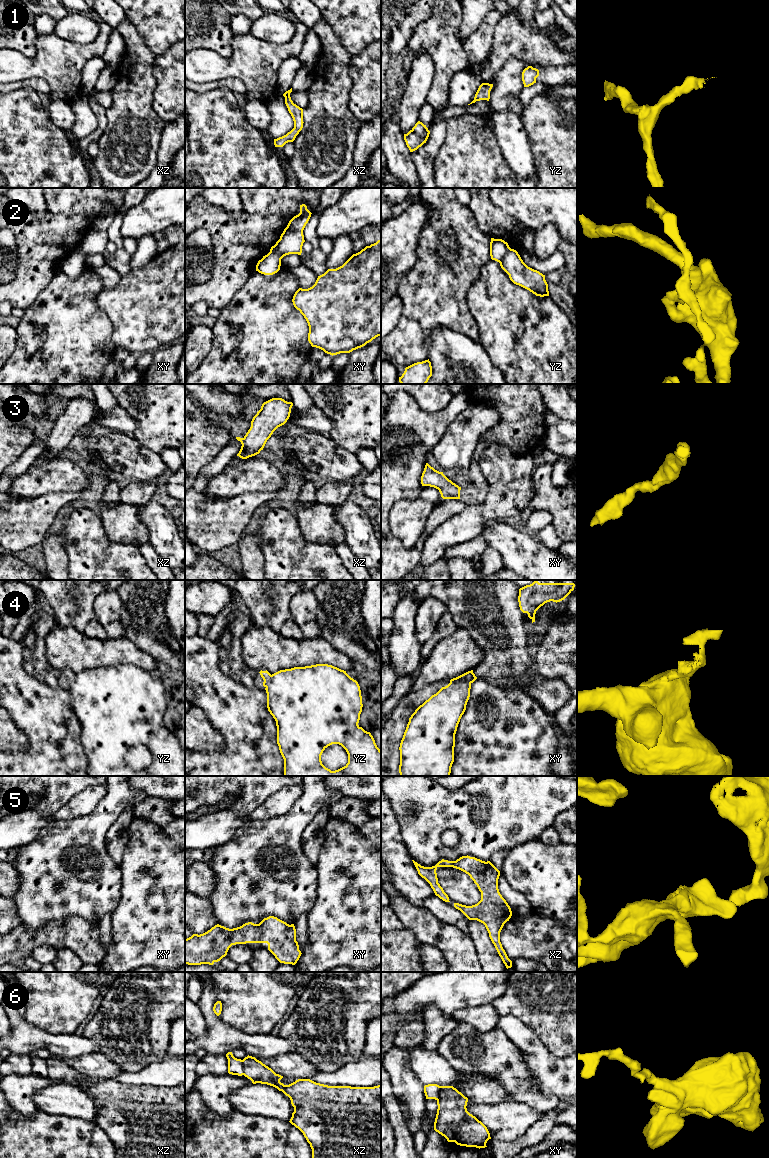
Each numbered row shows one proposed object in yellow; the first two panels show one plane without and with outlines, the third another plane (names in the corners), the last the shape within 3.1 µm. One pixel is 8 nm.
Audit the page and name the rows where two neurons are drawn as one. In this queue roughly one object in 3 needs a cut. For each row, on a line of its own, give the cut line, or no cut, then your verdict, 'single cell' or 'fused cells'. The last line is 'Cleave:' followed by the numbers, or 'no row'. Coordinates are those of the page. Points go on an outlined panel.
1: cut none; single cell
2: cut yz (510, 248), (499, 262); fused cells
3: cut none; single cell
4: cut xy (450, 681), (468, 681), (470, 683); fused cells
5: cut none; single cell
6: cut xz (241, 1060), (244, 1066), (244, 1074); fused cells
Cleave: 2, 4, 6

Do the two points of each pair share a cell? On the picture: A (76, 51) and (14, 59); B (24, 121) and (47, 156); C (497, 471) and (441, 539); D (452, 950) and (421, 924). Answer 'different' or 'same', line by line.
A: same
B: same
C: same
D: same

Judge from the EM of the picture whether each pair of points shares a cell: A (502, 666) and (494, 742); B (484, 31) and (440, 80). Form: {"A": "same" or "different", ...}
{"A": "different", "B": "different"}

